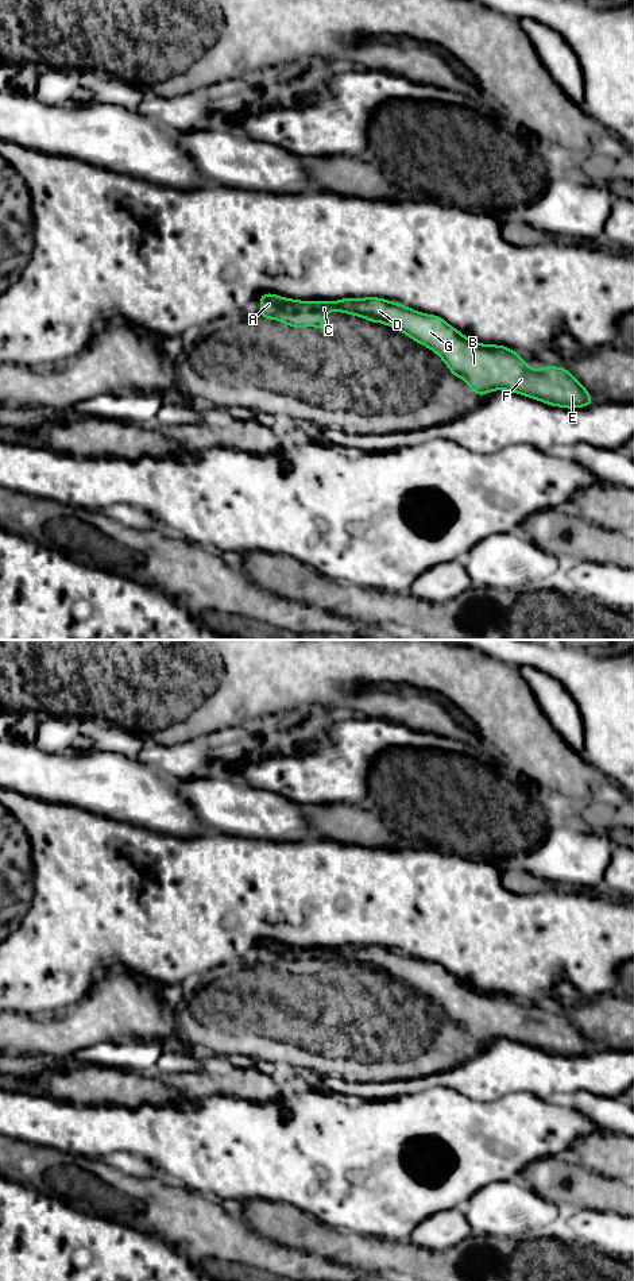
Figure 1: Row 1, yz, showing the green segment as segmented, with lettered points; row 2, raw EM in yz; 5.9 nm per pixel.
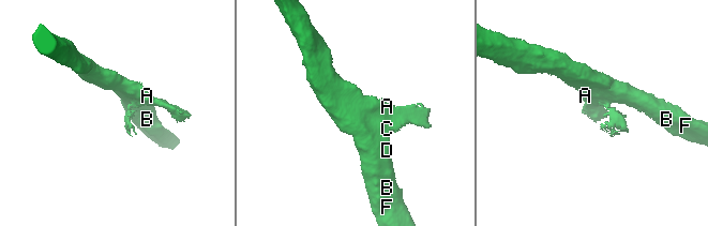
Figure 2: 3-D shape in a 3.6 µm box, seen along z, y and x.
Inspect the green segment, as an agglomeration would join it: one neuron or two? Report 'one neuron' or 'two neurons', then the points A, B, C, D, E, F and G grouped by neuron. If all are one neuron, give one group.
two neurons; A C / B D E F G

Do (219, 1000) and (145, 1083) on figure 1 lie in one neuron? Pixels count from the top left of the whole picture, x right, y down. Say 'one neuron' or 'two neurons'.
two neurons

